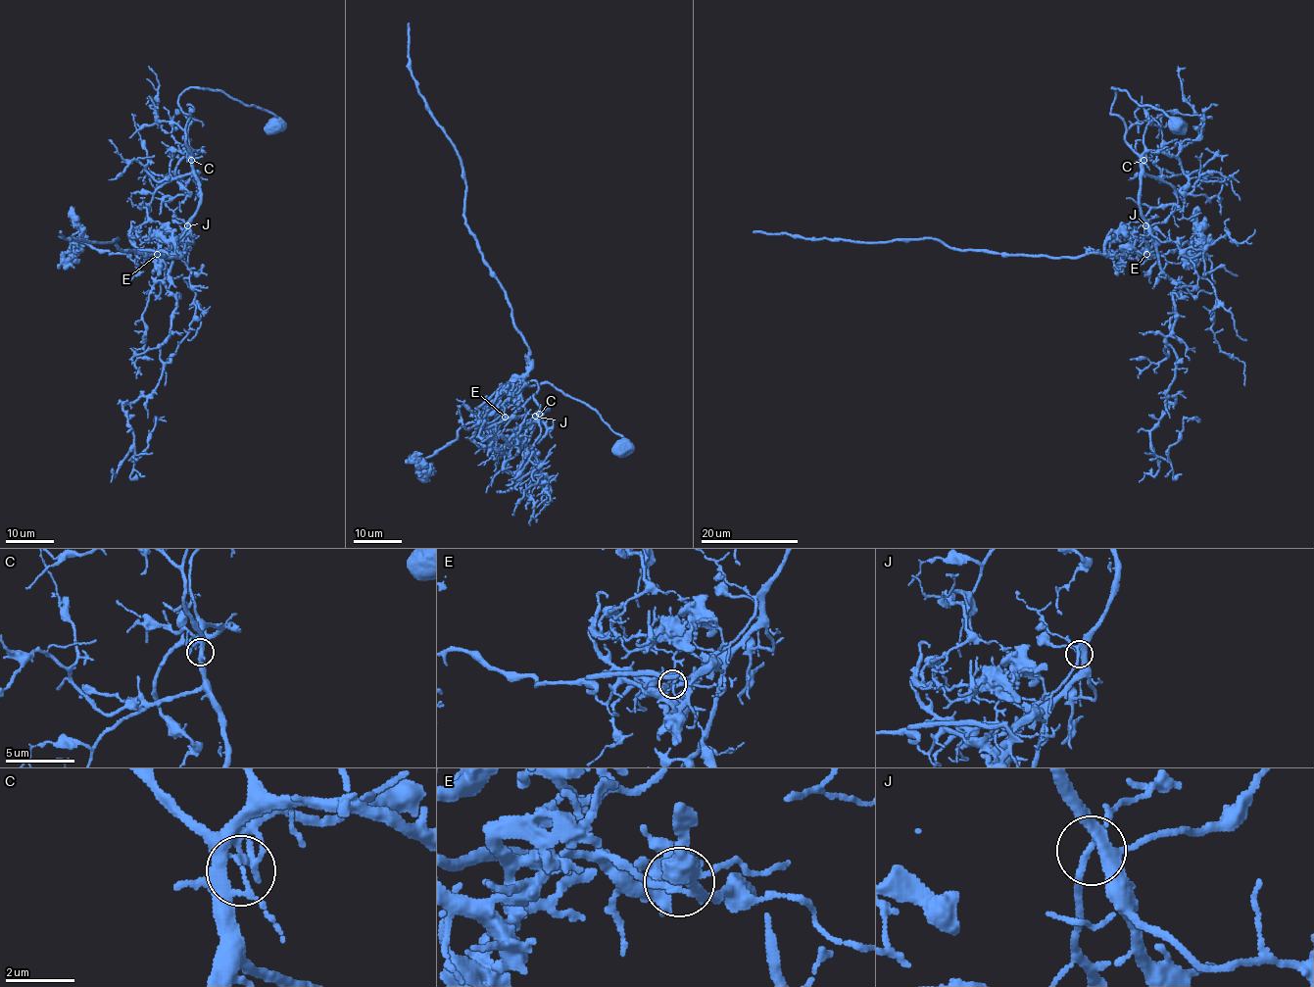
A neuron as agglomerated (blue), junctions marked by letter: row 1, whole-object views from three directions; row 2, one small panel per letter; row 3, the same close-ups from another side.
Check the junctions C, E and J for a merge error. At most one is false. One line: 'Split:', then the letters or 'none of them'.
Split: E

